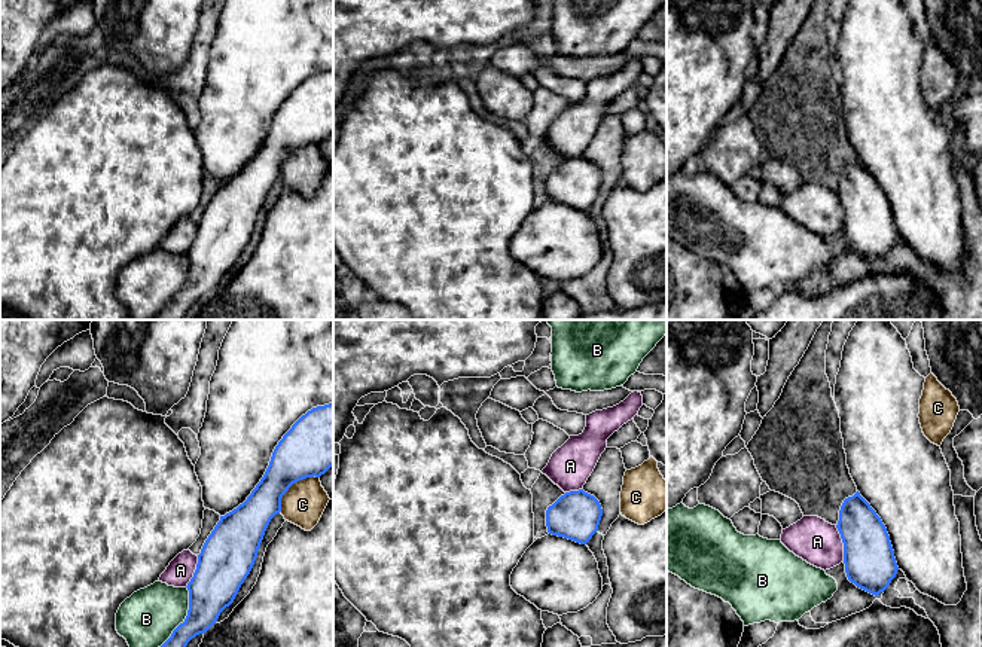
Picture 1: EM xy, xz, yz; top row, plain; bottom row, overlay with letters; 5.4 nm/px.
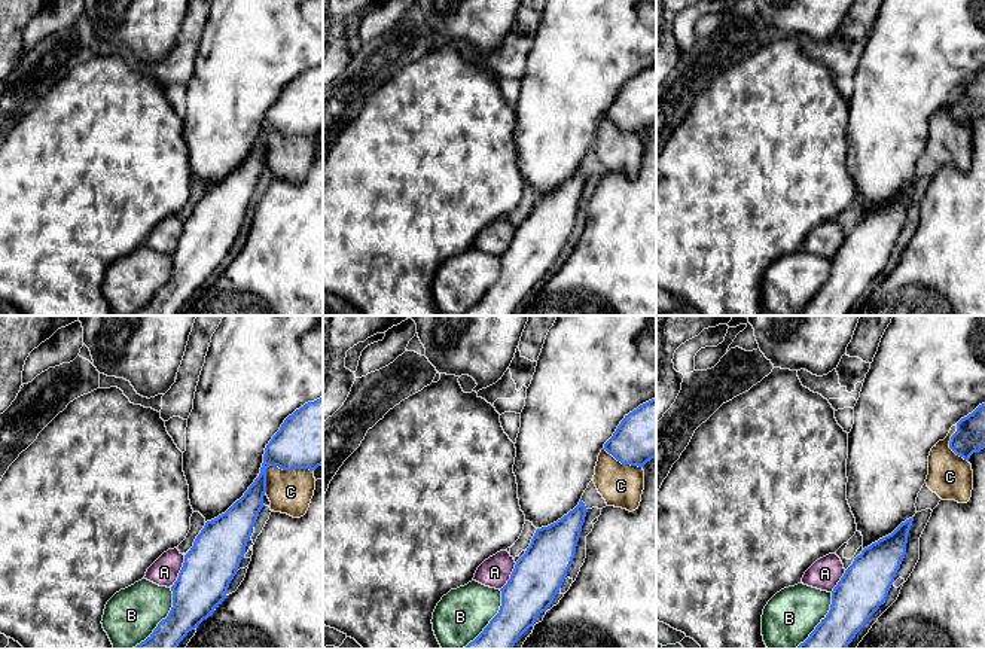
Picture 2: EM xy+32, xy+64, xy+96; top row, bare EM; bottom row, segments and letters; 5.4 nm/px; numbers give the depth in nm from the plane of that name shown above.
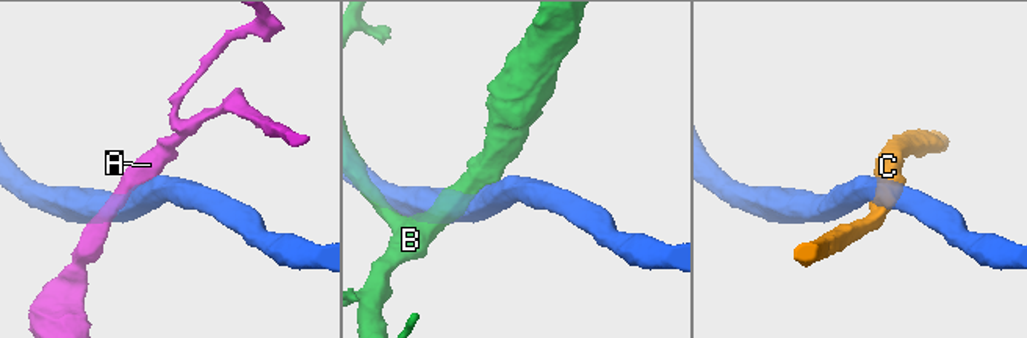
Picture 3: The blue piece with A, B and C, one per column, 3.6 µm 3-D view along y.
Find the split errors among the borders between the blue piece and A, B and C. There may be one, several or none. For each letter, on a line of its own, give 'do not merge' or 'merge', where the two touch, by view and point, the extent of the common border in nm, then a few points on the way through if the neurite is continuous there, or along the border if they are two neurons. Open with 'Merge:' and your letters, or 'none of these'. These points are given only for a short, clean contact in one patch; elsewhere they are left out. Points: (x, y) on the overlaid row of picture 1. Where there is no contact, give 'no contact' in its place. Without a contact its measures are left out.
Merge: none of these
A: do not merge; meets blue in yz at (842, 542); contact 200 nm long
B: do not merge; meets blue in xy at (186, 616); contact 360 nm long
C: do not merge; meets blue in xy at (292, 484); contact 280 nm long

